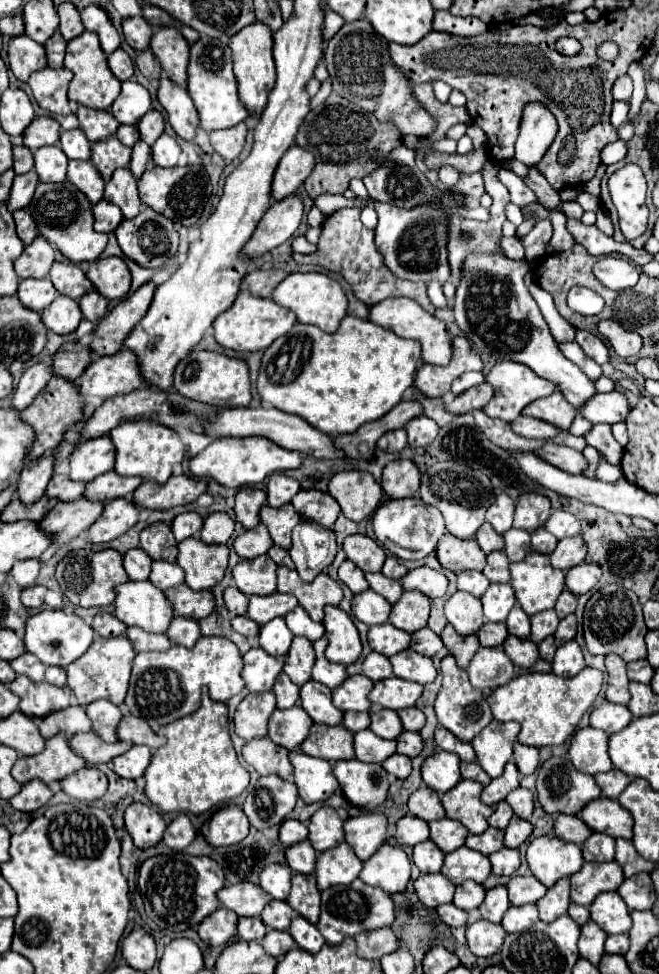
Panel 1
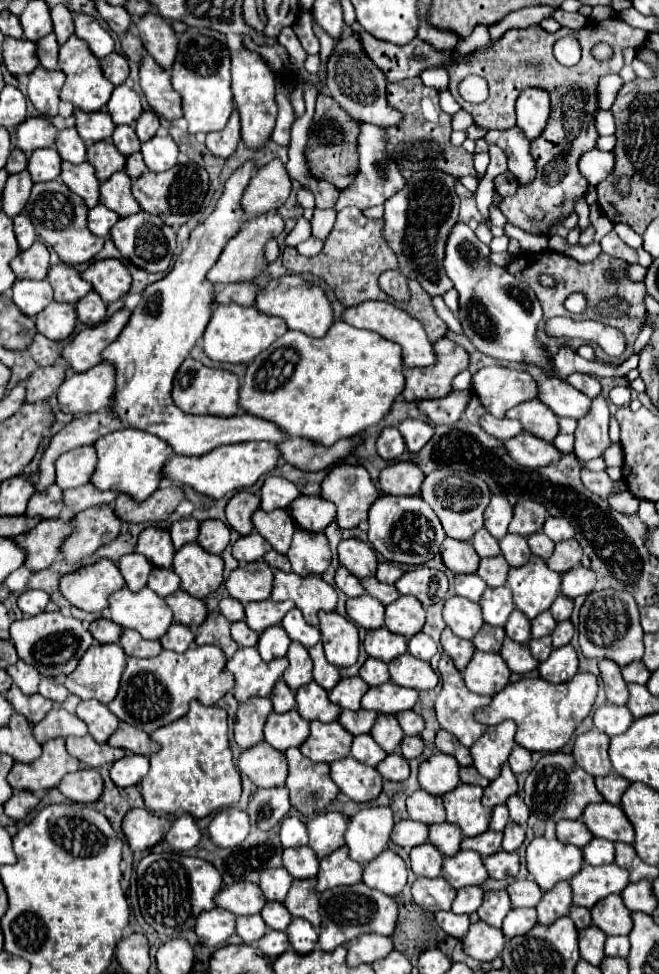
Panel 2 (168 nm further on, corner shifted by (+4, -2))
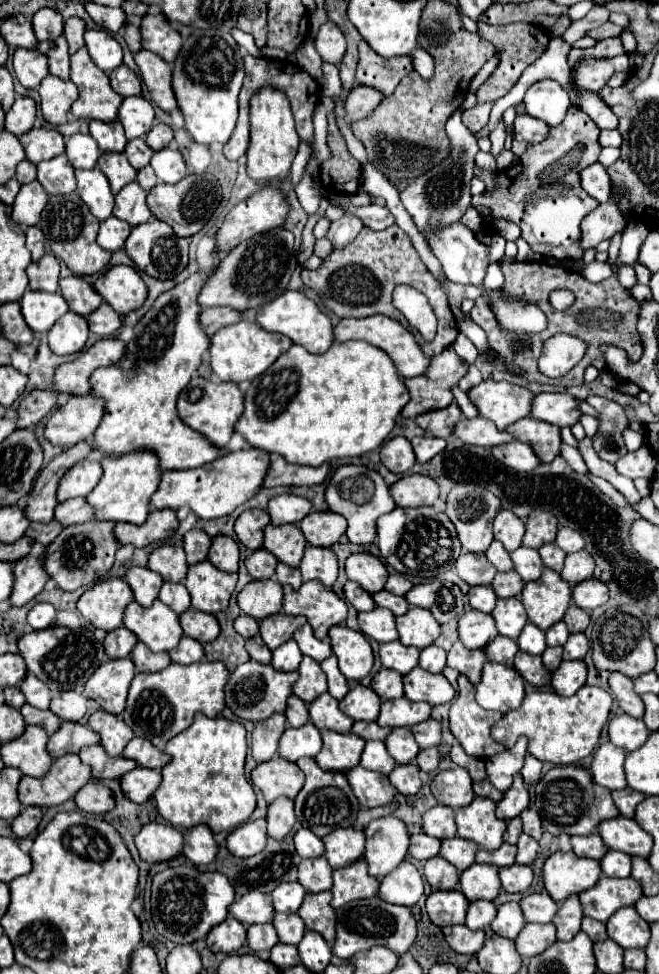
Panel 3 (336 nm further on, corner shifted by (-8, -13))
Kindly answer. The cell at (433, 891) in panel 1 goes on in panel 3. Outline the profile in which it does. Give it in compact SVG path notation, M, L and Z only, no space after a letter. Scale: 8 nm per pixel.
M457 889L433 891L427 897L427 913L437 927L465 923L467 907L469 907L469 901Z

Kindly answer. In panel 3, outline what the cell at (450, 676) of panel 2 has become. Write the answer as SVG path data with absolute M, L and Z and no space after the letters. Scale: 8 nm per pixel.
M459 675L459 695L451 703L449 721L451 733L461 743L465 753L473 757L493 757L503 751L503 747L491 739L491 727L501 719L501 713L487 711L475 701L475 687Z

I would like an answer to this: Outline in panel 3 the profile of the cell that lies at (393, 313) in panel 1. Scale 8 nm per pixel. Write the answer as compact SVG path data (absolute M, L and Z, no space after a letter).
M377 315L377 317L365 317L365 319L341 319L335 327L333 327L333 339L337 343L343 341L351 341L351 339L361 339L367 341L379 349L383 349L391 361L397 367L397 373L401 377L417 377L423 375L425 365L429 365L429 357L425 357L417 345L417 341L413 339L413 335L397 321L385 317L385 315Z

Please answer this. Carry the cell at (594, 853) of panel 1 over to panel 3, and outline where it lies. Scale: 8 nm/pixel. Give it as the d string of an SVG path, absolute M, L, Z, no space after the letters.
M609 851L601 859L601 869L607 877L629 877L631 875L631 855Z

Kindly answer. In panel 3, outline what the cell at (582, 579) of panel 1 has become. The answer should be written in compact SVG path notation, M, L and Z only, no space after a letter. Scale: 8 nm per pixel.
M585 579L585 583L577 583L573 587L573 601L577 607L585 609L585 611L593 611L597 607L601 607L603 603L607 603L609 593L605 583L601 583L599 579Z

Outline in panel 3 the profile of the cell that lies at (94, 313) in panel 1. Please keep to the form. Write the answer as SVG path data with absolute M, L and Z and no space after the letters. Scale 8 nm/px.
M101 303L101 307L95 309L87 317L87 323L89 323L89 331L93 331L95 335L99 335L99 337L113 337L123 321L121 321L121 315L117 315L111 309L111 305Z

